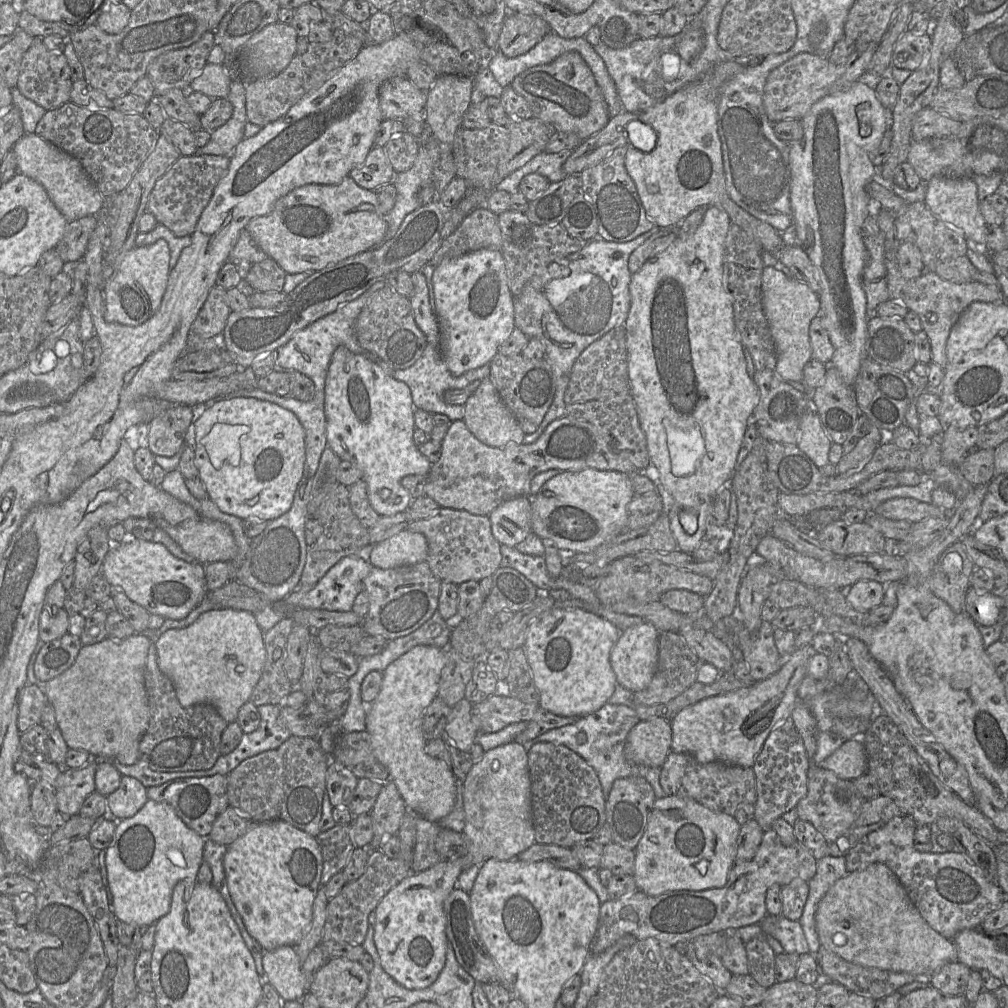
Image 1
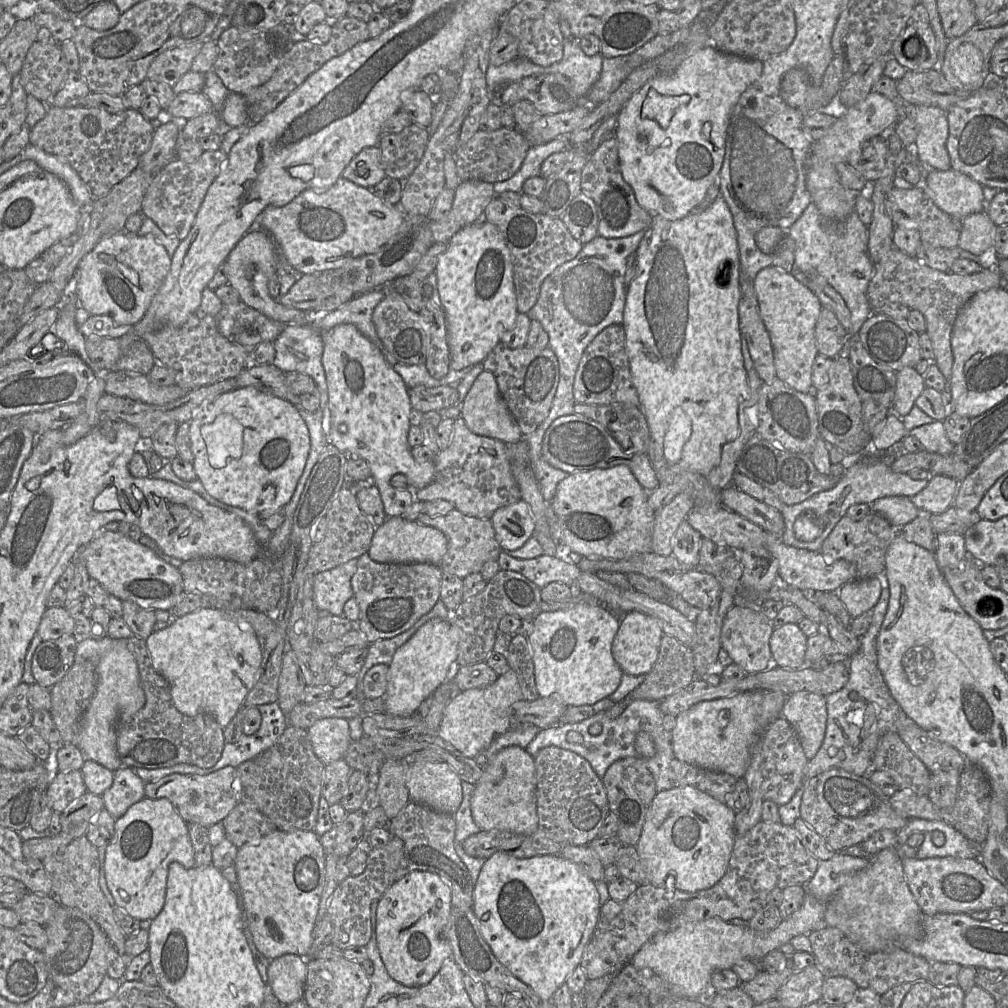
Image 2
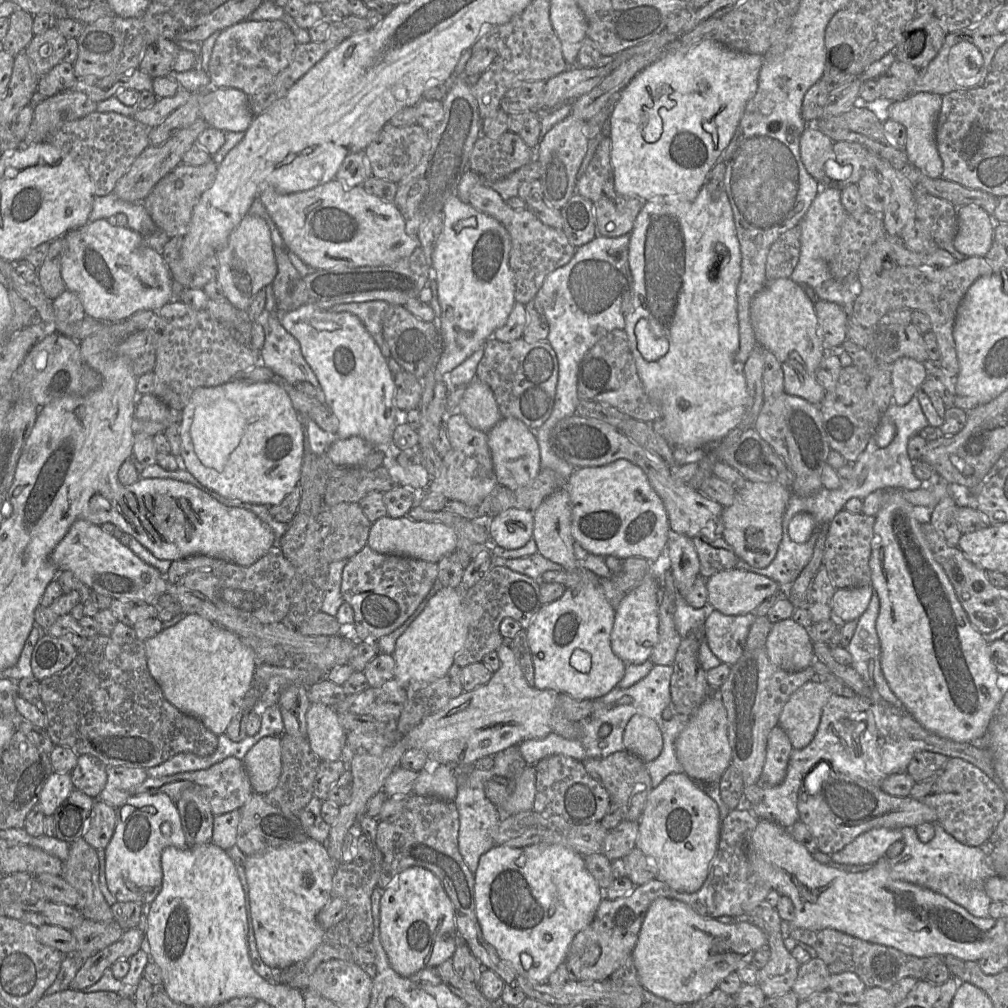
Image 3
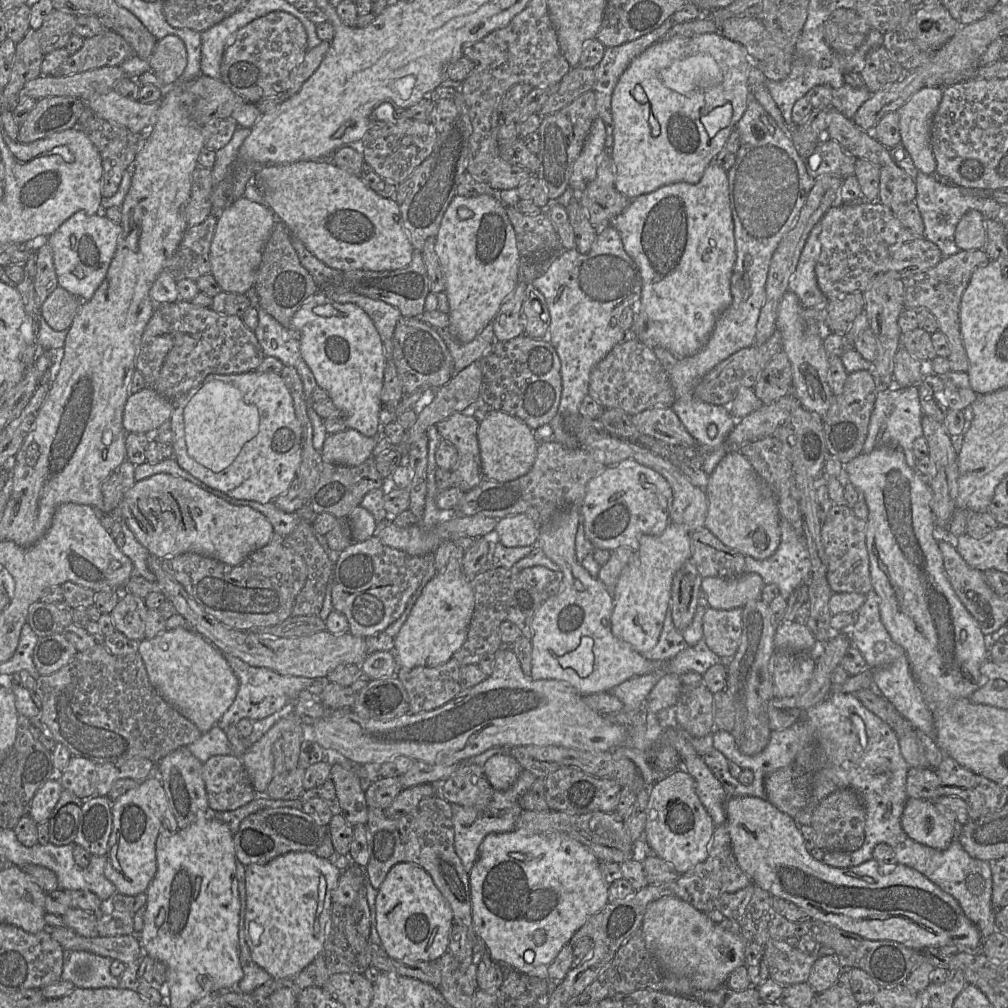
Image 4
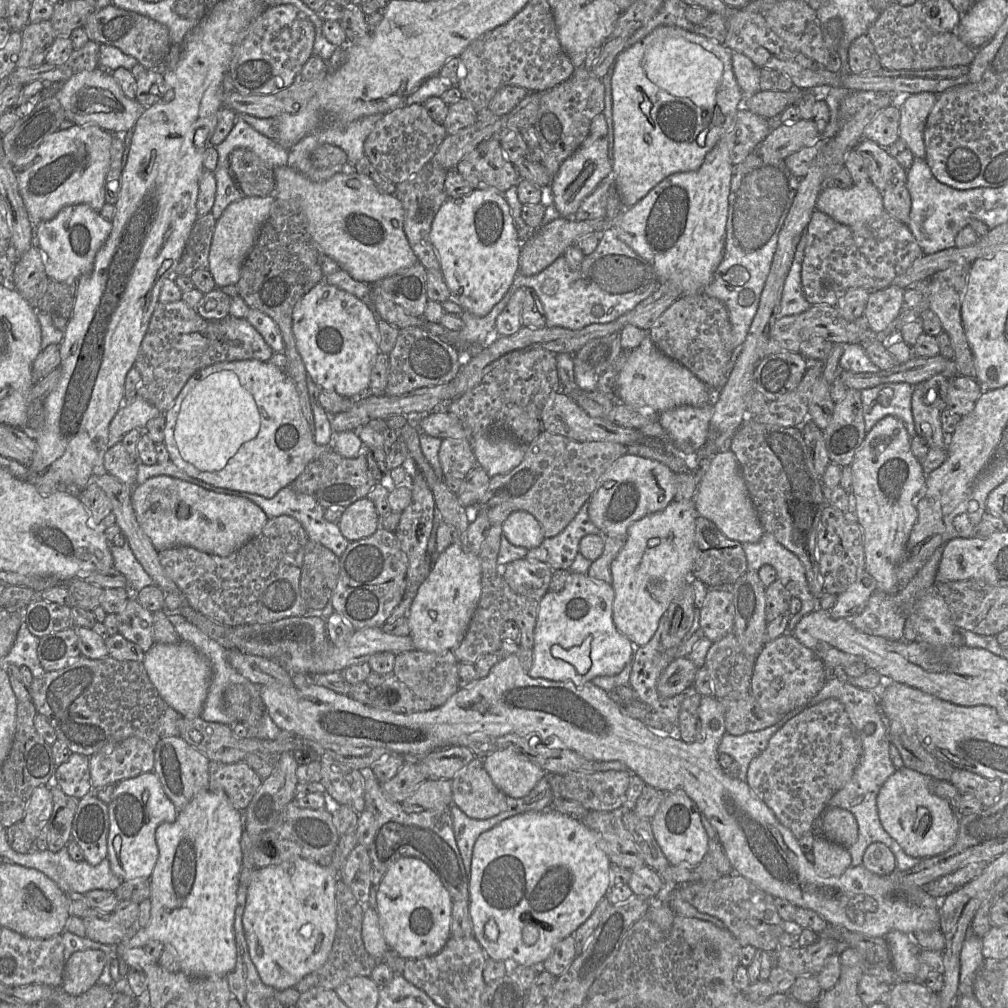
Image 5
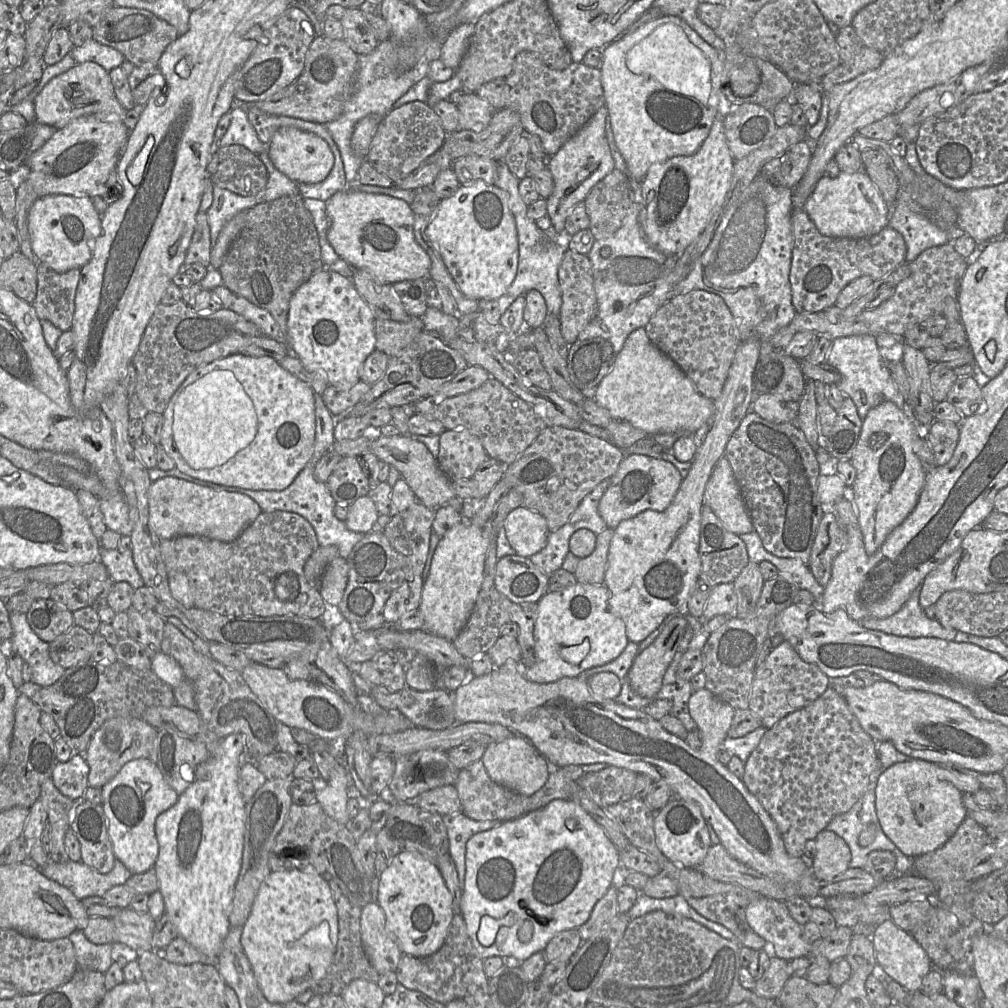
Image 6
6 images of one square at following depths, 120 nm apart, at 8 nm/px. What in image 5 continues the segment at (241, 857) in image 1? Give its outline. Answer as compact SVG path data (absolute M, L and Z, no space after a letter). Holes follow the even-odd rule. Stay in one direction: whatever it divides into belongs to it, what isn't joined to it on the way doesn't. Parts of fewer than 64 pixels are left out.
M356 831L341 835L328 866L303 858L257 868L248 887L243 914L243 930L250 958L262 982L276 991L295 987L307 974L325 962L336 932L335 888L339 873L352 849L358 844Z

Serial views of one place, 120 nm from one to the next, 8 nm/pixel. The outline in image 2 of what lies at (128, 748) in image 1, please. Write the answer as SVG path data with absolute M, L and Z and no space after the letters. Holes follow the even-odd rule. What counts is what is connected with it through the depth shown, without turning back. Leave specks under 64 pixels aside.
M109 636L100 640L80 639L74 662L89 660L96 666L97 682L89 706L80 718L77 747L86 760L93 760L112 772L123 767L116 748L116 726L120 716L132 716L145 704L145 694L140 686L137 663L127 648L126 638Z

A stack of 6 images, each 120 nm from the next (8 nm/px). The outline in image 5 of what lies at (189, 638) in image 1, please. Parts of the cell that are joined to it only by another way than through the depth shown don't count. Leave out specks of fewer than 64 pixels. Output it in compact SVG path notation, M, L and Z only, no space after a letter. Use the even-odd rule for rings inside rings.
M188 642L154 643L144 653L143 665L161 698L186 718L201 717L211 682L211 668L206 659Z

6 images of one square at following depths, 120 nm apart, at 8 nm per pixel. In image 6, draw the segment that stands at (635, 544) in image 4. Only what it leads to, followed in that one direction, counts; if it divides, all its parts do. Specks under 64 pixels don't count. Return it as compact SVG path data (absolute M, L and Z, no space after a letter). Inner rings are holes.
M626 454L616 473L609 480L609 486L599 502L598 512L607 527L614 530L623 520L645 510L666 510L682 481L679 470L667 461L645 455Z

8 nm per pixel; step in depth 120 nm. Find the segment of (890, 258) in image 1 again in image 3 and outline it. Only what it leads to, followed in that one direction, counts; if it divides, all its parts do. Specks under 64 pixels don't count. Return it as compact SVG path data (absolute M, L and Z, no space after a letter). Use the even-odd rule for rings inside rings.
M971 256L947 268L917 268L914 266L899 266L882 276L877 284L870 289L862 289L856 298L852 317L854 321L872 330L881 318L892 310L908 308L925 313L931 322L931 331L938 343L940 358L939 367L949 375L956 376L959 372L959 362L953 338L953 327L958 307L969 287L980 277L994 273L986 257Z

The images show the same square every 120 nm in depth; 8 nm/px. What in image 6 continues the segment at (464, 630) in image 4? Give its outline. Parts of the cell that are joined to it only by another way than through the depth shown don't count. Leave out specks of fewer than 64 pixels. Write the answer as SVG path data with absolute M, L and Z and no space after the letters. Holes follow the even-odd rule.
M462 520L439 540L435 549L429 575L425 580L420 606L423 629L453 641L468 621L481 590L488 549L483 530Z

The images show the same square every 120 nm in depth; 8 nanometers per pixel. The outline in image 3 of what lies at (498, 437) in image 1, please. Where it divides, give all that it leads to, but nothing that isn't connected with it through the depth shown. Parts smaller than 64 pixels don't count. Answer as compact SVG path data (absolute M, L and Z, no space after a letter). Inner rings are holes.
M475 378L460 401L460 412L473 428L488 433L502 418L492 389Z

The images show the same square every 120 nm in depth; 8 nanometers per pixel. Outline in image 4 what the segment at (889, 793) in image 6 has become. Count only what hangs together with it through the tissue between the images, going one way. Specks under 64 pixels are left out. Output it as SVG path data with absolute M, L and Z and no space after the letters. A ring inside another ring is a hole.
M907 799L901 826L910 839L937 850L948 848L957 837L957 825L948 821L930 800L925 799Z

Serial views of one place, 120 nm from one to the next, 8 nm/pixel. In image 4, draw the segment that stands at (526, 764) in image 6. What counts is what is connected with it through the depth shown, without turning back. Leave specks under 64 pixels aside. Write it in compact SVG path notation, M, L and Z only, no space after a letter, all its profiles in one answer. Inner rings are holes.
M495 754L483 765L487 780L494 790L508 790L517 780L523 768L510 754Z

